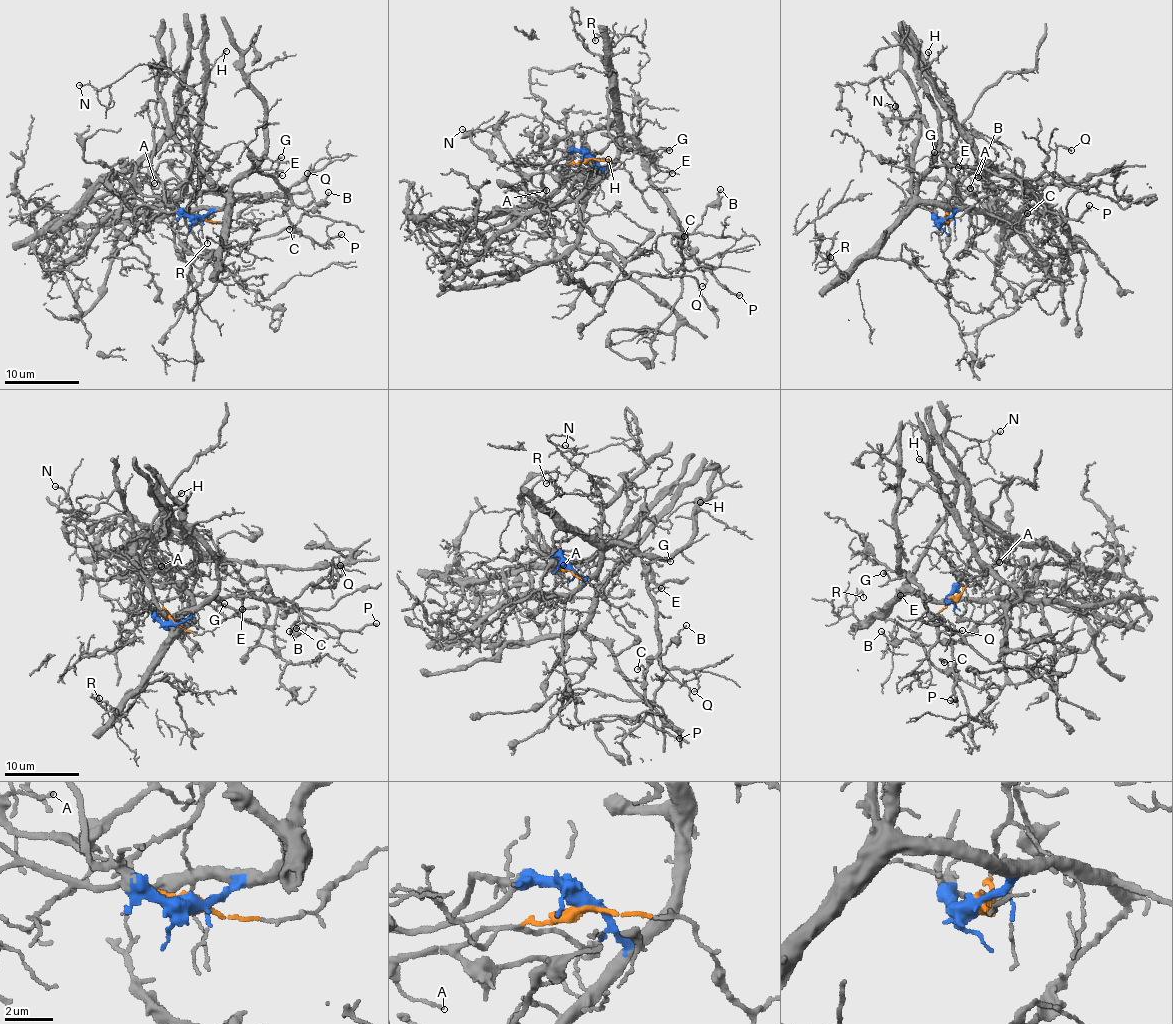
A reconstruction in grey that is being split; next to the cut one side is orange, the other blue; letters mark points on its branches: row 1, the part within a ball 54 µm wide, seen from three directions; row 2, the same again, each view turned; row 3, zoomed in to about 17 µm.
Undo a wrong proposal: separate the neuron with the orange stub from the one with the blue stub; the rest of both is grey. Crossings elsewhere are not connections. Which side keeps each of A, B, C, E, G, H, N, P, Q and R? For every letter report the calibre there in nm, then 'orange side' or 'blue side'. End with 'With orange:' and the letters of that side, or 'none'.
A: 120 nm thick; orange side
B: 130 nm thick; blue side
C: 130 nm thick; blue side
E: 110 nm thick; blue side
G: 130 nm thick; blue side
H: 130 nm thick; orange side
N: 110 nm thick; blue side
P: 170 nm thick; blue side
Q: 110 nm thick; blue side
R: 110 nm thick; blue side
With orange: A, H

